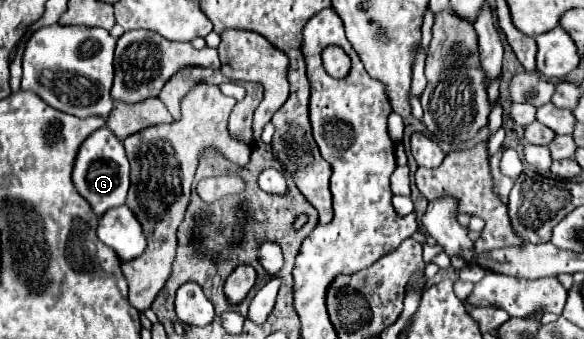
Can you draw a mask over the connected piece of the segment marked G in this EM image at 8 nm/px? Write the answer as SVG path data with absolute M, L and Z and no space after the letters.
M107 127L93 131L77 151L71 179L77 193L91 205L97 217L101 217L111 207L123 205L129 189L129 161L123 143Z

